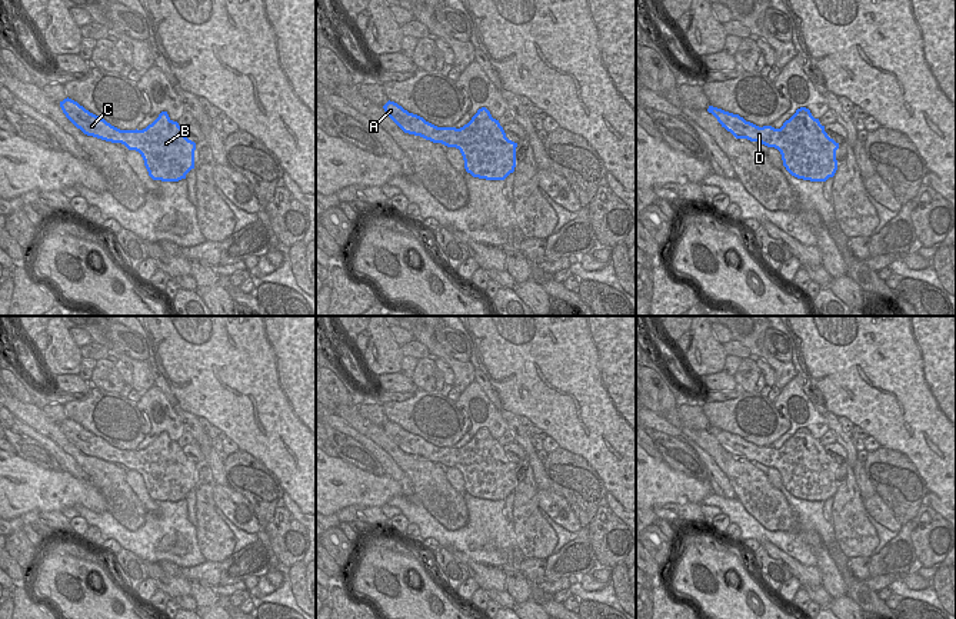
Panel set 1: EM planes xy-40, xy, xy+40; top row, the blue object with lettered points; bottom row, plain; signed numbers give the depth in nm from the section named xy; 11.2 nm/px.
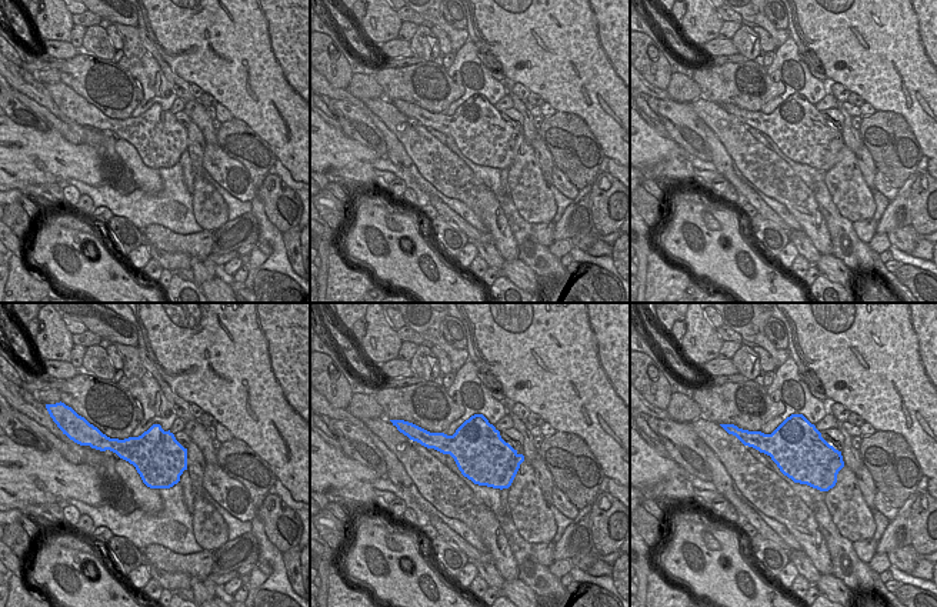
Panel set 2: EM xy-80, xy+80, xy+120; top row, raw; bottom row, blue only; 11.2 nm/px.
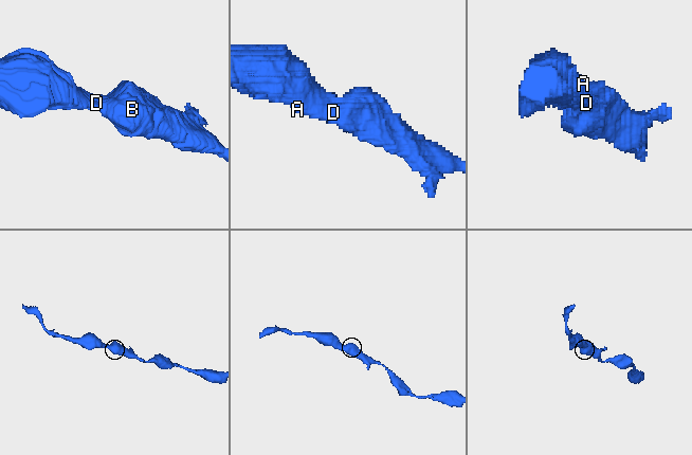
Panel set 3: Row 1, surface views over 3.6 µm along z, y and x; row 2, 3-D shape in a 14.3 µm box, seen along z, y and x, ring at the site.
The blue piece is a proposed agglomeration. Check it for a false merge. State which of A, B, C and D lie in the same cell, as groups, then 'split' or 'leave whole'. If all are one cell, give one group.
groups A B C D; leave whole

